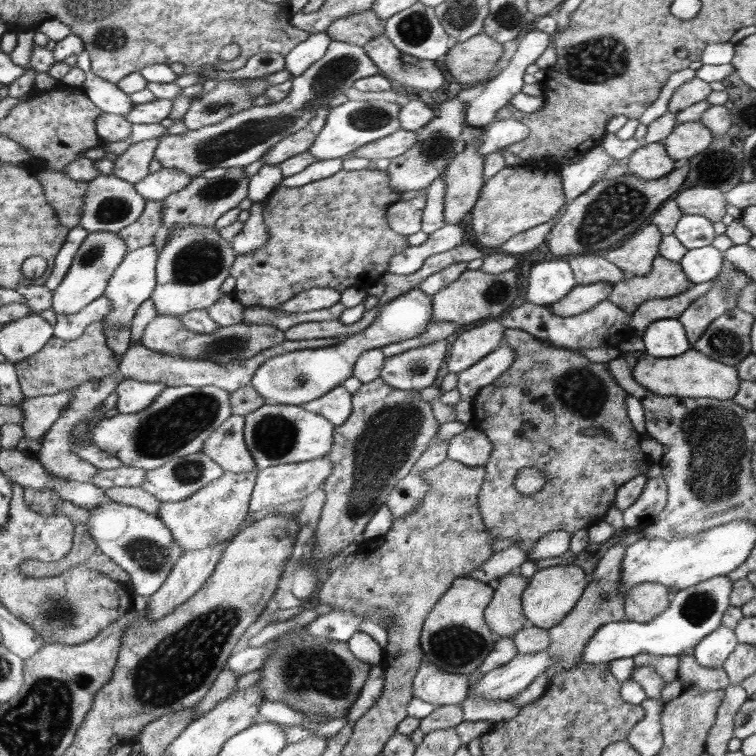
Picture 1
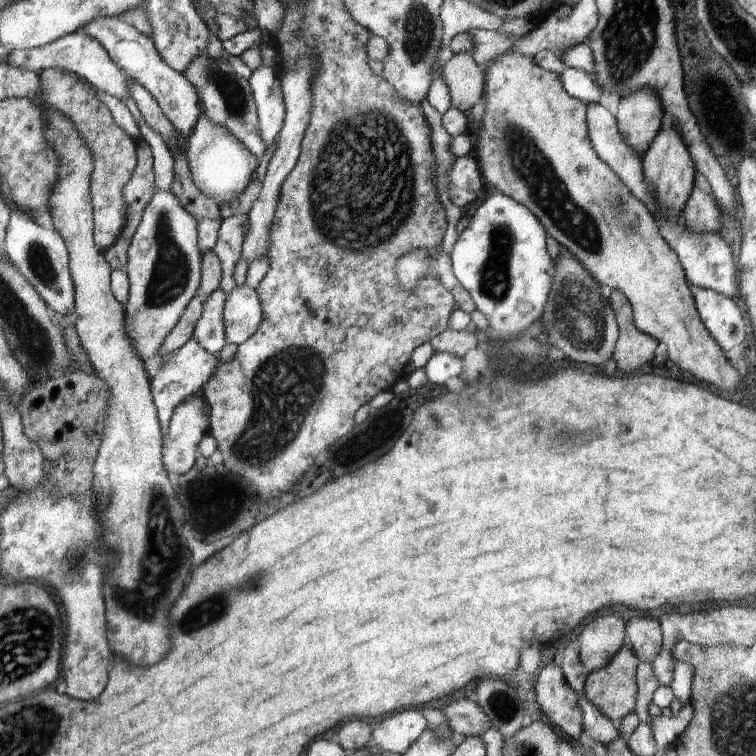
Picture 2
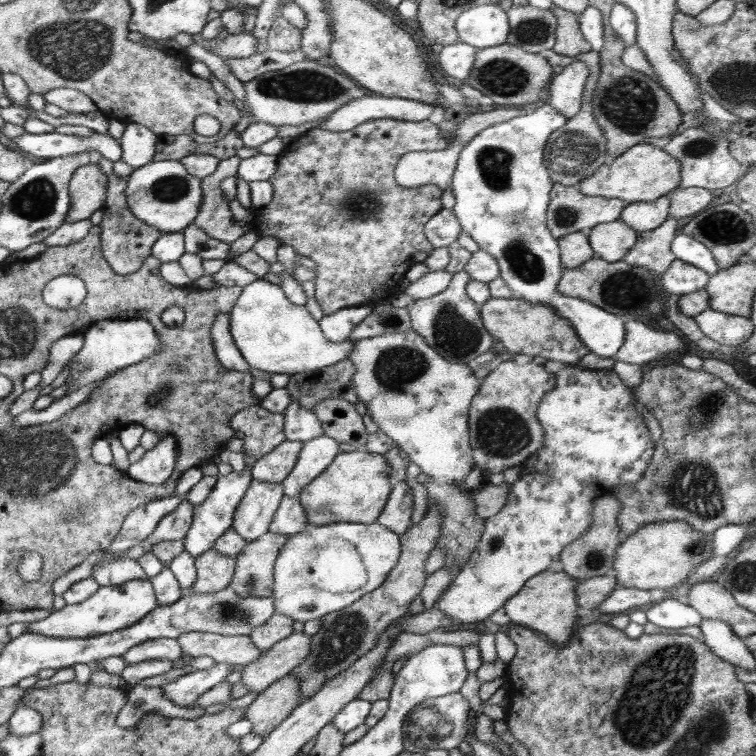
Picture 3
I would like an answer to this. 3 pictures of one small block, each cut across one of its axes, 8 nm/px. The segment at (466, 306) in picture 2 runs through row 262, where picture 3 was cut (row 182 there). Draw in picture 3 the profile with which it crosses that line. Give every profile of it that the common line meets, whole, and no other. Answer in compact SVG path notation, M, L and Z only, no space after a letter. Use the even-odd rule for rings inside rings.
M451 144L444 150L415 151L404 154L394 170L402 187L435 186L444 191L451 187L458 156L464 146Z

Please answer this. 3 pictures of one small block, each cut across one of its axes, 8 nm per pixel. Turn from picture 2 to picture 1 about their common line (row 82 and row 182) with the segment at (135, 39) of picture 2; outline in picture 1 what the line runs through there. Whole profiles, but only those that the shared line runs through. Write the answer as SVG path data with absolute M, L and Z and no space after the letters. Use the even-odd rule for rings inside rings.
M162 168L156 173L149 173L140 183L134 185L134 190L144 201L164 201L170 194L184 189L190 180L190 176L178 169Z

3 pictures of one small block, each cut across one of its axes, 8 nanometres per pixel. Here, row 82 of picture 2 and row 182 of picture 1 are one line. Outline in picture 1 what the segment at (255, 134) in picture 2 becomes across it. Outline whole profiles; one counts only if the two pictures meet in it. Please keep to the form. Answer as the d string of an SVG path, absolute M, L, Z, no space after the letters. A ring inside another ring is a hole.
M244 167L228 169L228 172L220 178L192 178L184 189L170 194L163 202L162 215L160 215L160 227L154 235L152 245L156 252L161 253L162 247L167 241L168 235L174 226L200 226L200 228L212 228L216 230L216 222L226 212L237 208L238 204L248 197L248 176L244 174Z

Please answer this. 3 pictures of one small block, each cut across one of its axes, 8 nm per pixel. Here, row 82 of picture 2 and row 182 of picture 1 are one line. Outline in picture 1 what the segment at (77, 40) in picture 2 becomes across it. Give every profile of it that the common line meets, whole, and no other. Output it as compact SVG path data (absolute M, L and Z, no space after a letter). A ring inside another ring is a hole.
M100 174L96 179L86 183L86 195L82 206L79 225L94 232L121 232L126 226L133 224L145 210L145 201L134 190L134 185L113 175Z

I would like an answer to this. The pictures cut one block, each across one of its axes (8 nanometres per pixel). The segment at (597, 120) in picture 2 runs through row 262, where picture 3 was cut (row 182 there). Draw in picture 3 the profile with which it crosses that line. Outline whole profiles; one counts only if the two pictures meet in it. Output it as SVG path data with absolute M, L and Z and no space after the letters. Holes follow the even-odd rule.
M701 126L687 128L682 134L676 134L668 140L664 151L678 160L680 165L680 185L687 188L706 188L719 191L727 189L746 175L749 166L742 165L730 155L729 146L735 135L728 128L723 129L723 136L710 134Z

